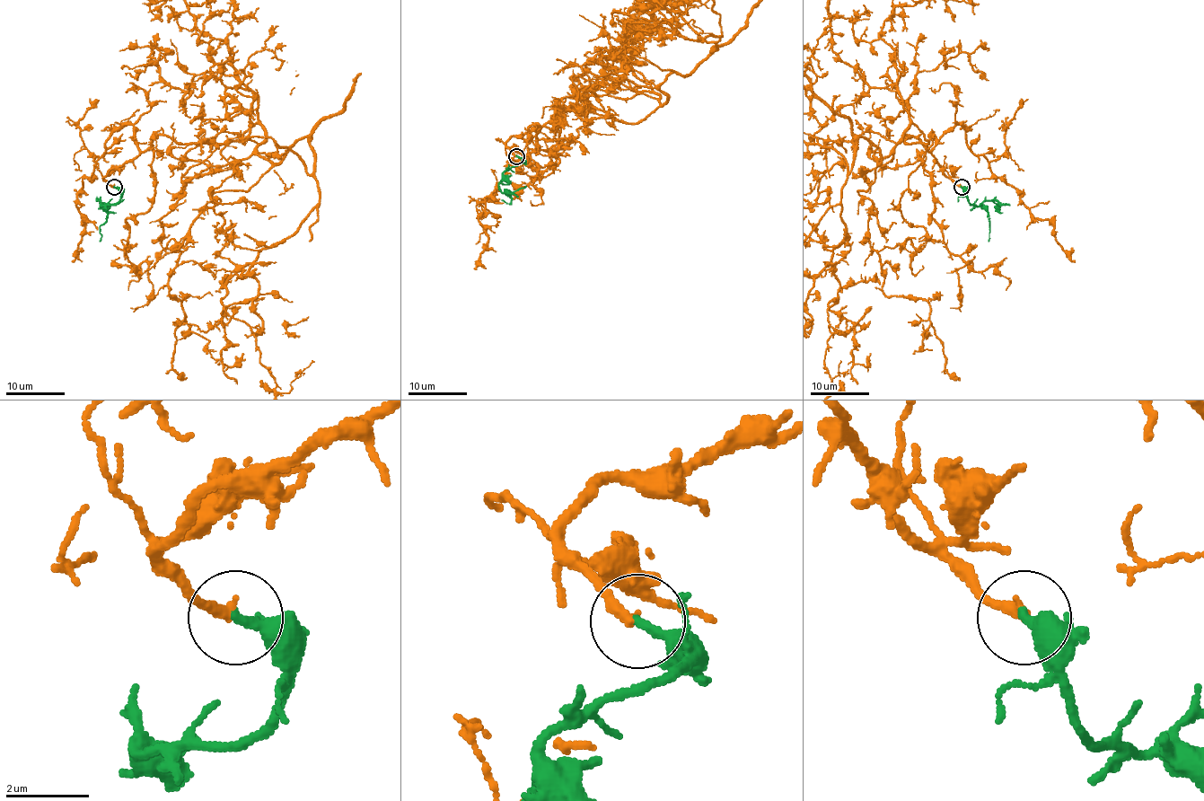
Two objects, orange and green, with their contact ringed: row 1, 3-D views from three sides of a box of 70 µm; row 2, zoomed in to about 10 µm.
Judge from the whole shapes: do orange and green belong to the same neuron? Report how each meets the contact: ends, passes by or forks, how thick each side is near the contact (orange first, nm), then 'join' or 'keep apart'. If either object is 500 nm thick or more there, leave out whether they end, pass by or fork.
orange ends; green ends; calibres 280 and 240 nm; join

